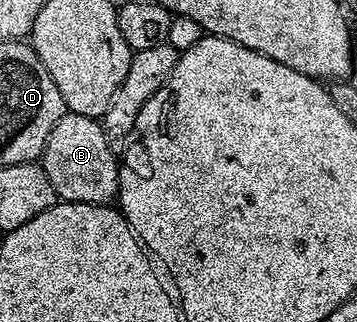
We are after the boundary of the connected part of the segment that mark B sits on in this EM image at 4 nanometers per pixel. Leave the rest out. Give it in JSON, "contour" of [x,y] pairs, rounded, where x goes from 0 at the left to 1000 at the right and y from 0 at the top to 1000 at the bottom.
{"contour":[[[182,348],[137,435],[126,435],[115,512],[137,571],[148,571],[157,618],[182,627],[235,627],[263,640],[297,640],[325,624],[333,599],[333,506],[328,478],[311,469],[314,432],[294,422],[286,376]]]}

